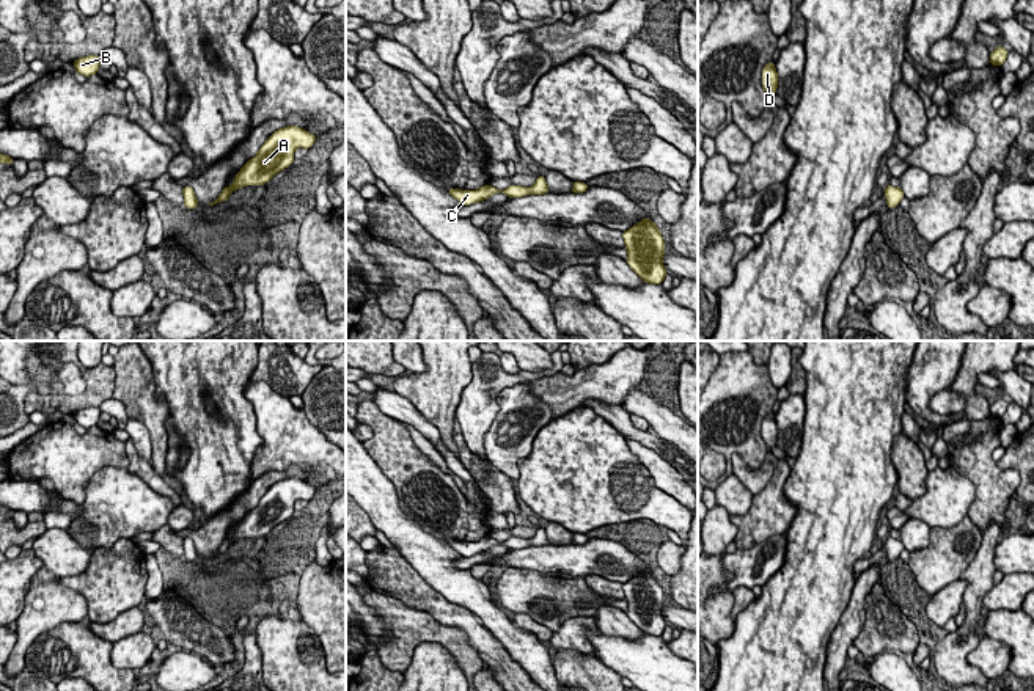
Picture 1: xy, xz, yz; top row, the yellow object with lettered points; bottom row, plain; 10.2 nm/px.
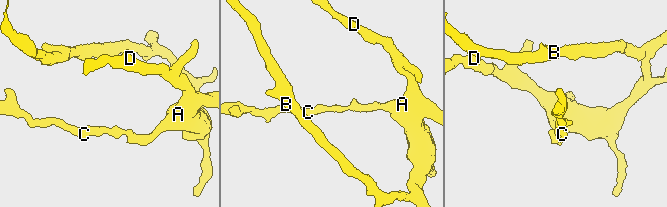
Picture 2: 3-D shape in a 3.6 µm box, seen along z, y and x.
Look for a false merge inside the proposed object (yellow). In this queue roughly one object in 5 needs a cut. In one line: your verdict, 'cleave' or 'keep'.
keep

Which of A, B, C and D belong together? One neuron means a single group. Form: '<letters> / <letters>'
A B C D

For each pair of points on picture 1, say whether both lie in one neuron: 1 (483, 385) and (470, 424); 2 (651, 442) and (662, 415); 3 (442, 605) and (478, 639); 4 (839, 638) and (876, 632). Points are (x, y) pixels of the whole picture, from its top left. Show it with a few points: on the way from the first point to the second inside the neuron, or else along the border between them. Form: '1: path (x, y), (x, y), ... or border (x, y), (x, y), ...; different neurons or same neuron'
1: path (481, 394), (475, 415); same neuron
2: border (657, 434), (681, 451); different neurons
3: path (451, 614), (459, 616), (473, 630); same neuron
4: border (866, 599), (865, 625), (850, 644); different neurons

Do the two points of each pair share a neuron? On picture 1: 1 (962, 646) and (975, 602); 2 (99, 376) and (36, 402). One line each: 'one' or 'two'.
1: one
2: one

